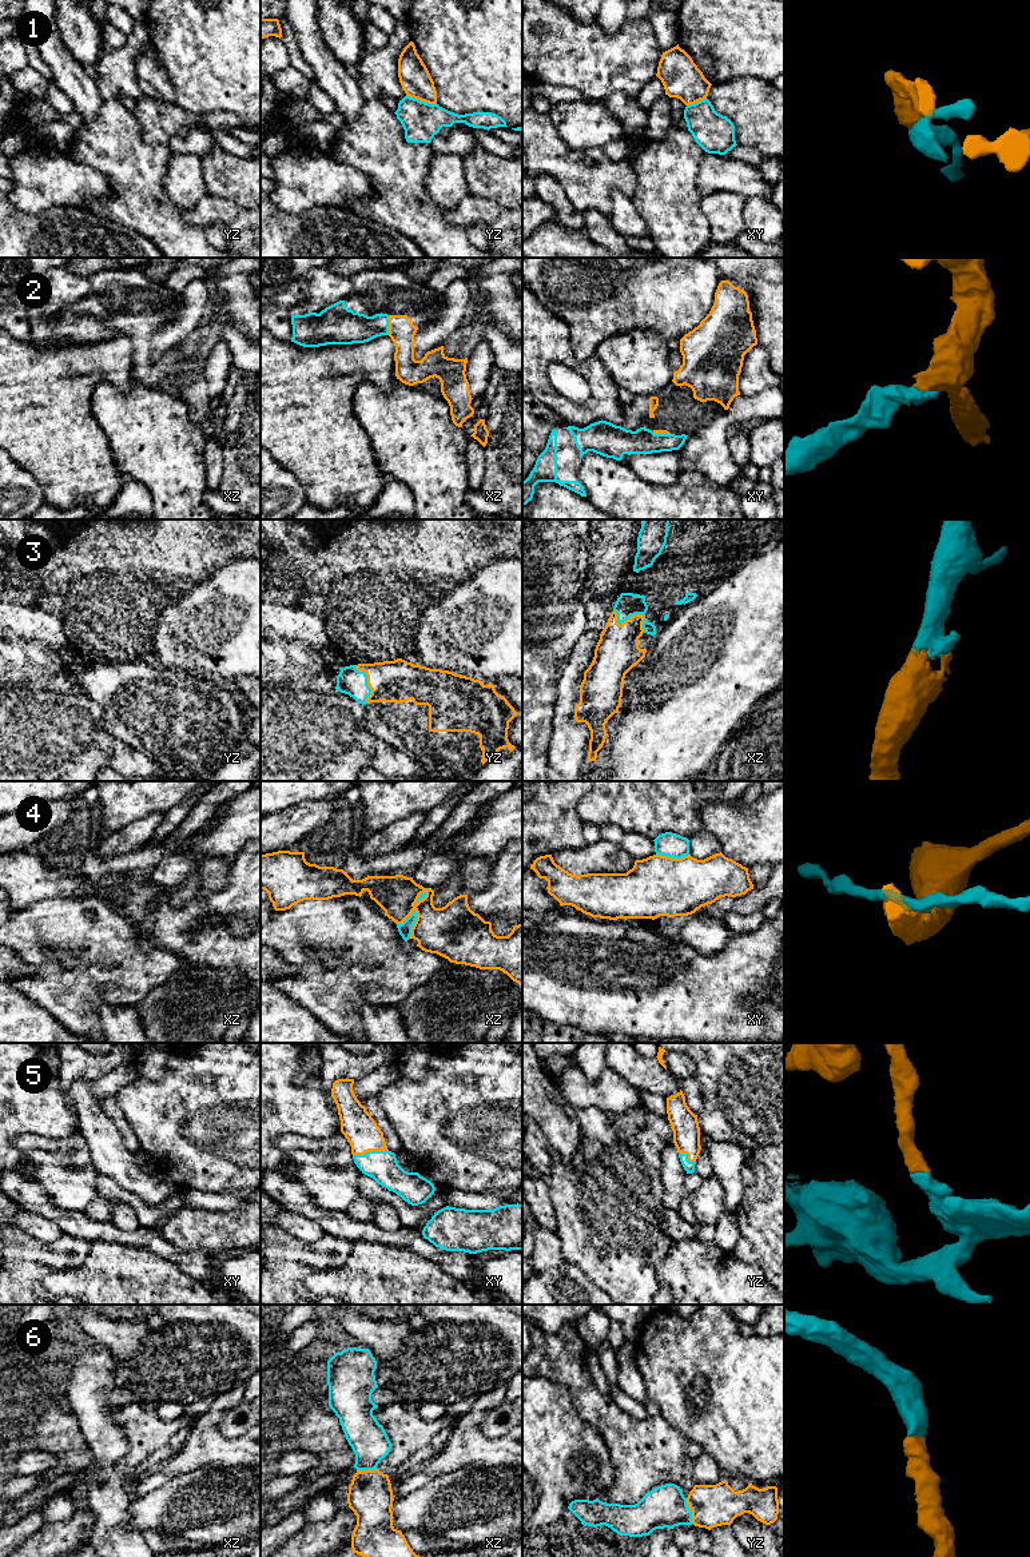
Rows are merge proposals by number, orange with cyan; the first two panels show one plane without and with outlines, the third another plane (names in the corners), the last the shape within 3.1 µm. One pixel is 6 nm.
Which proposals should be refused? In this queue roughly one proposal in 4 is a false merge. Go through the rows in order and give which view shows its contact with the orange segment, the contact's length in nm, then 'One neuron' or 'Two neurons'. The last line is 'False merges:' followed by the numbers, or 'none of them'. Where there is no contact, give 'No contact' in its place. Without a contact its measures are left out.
1: Touches orange in yz. Shared border 190 nm. Two neurons
2: Touches orange in xz. Shared border 120 nm. One neuron
3: Touches orange in xz. Shared border 240 nm. One neuron
4: Touches orange in xz. Shared border 190 nm. Two neurons
5: Touches orange in xy. Shared border 220 nm. One neuron
6: Touches orange in yz. Shared border 160 nm. One neuron
False merges: 1, 4

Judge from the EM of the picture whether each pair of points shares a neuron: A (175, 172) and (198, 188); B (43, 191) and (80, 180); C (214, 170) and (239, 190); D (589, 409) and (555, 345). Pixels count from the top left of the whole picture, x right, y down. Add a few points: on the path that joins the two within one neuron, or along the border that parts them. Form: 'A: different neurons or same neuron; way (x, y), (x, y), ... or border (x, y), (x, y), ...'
A: same neuron; way (181, 178), (193, 188)
B: same neuron; way (52, 182), (71, 182)
C: same neuron; way (221, 171), (233, 183)
D: same neuron; way (596, 391), (596, 382), (579, 365), (572, 362)

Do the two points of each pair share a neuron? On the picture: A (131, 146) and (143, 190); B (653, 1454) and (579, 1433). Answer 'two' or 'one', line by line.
A: one
B: two

